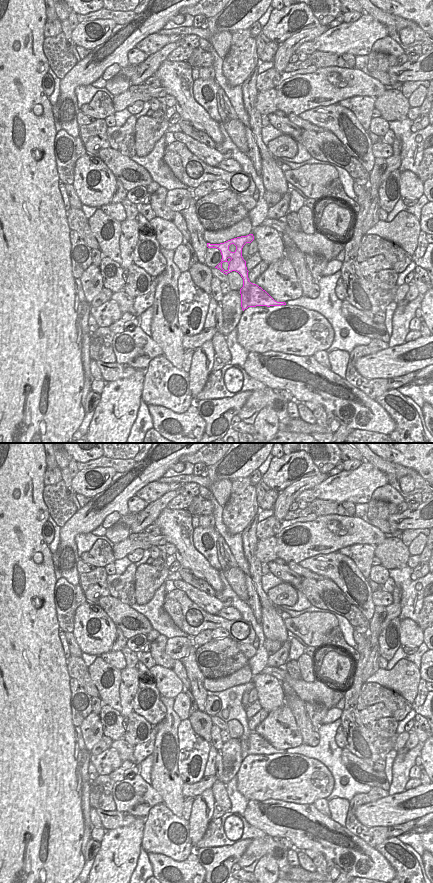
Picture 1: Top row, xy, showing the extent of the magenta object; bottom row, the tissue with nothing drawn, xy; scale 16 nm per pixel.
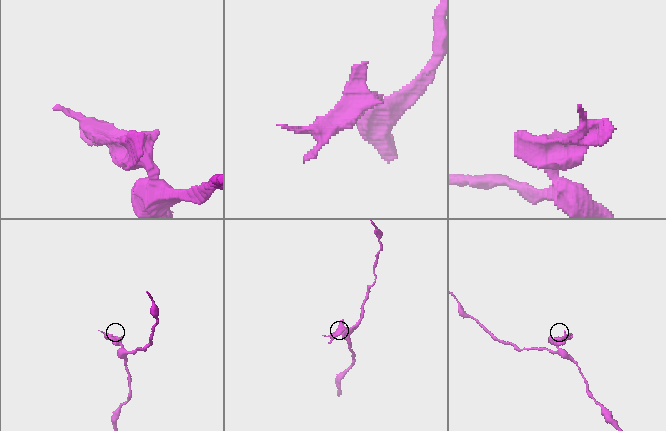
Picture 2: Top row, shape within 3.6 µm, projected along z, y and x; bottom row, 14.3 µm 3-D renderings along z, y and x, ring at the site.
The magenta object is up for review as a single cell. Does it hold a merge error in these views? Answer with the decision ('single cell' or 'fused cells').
fused cells

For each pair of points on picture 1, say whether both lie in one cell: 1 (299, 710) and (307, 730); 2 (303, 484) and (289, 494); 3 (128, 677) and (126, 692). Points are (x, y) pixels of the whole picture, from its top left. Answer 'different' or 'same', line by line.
1: same
2: same
3: same

